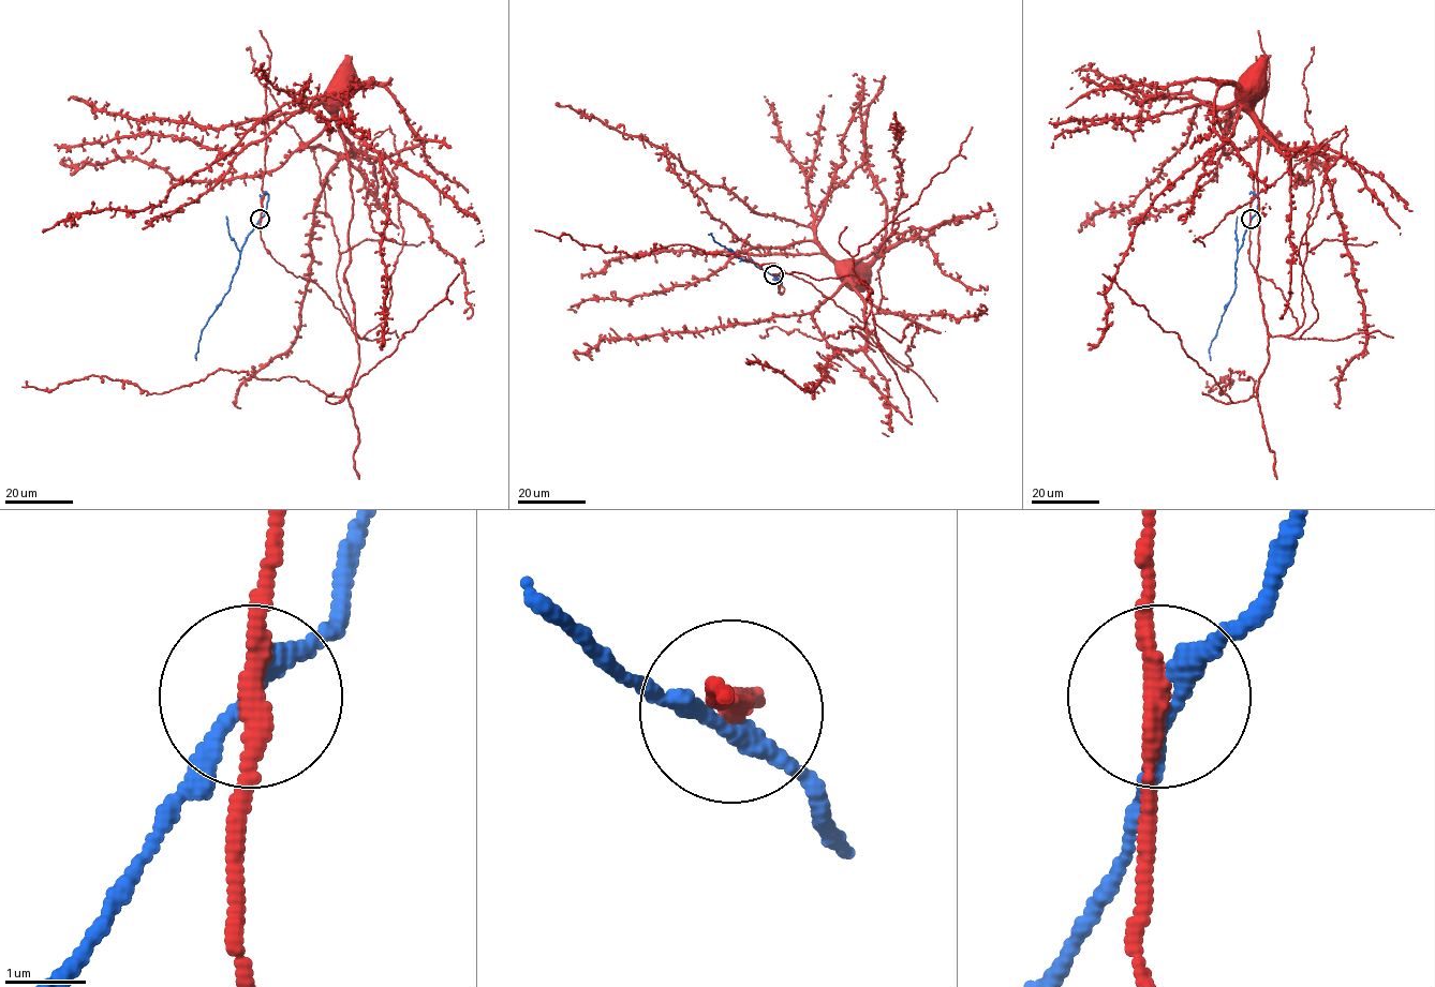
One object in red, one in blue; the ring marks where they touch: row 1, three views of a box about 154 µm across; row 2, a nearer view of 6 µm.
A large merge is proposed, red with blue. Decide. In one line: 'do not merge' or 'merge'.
do not merge

